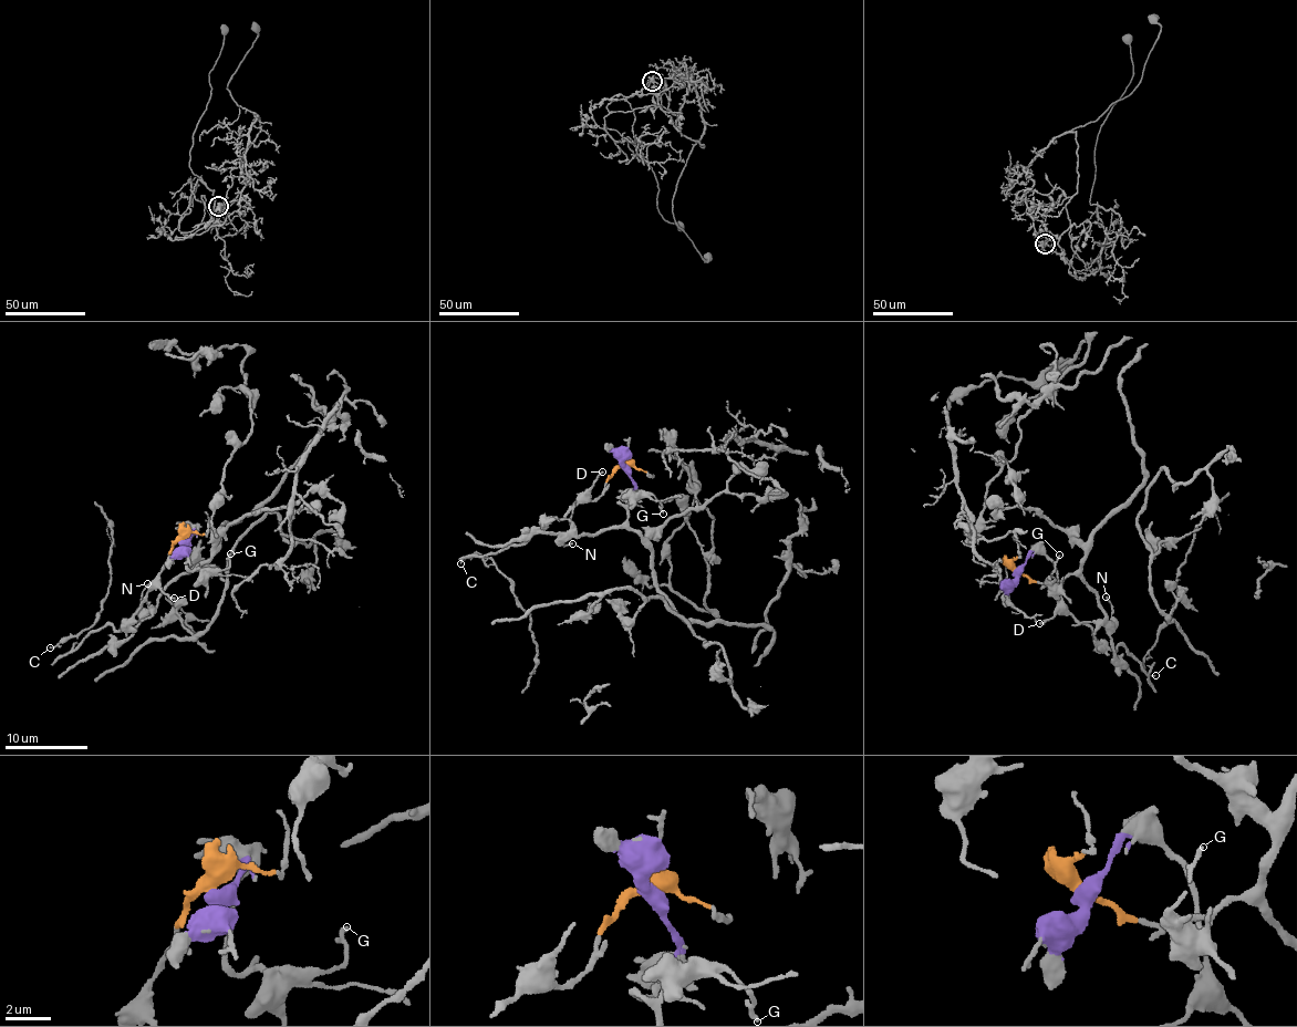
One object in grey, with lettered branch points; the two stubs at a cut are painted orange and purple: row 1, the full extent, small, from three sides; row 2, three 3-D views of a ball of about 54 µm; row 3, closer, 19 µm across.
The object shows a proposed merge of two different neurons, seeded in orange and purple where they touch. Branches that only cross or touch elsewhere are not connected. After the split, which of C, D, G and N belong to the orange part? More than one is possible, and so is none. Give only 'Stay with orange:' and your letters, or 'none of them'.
Stay with orange: C, D

